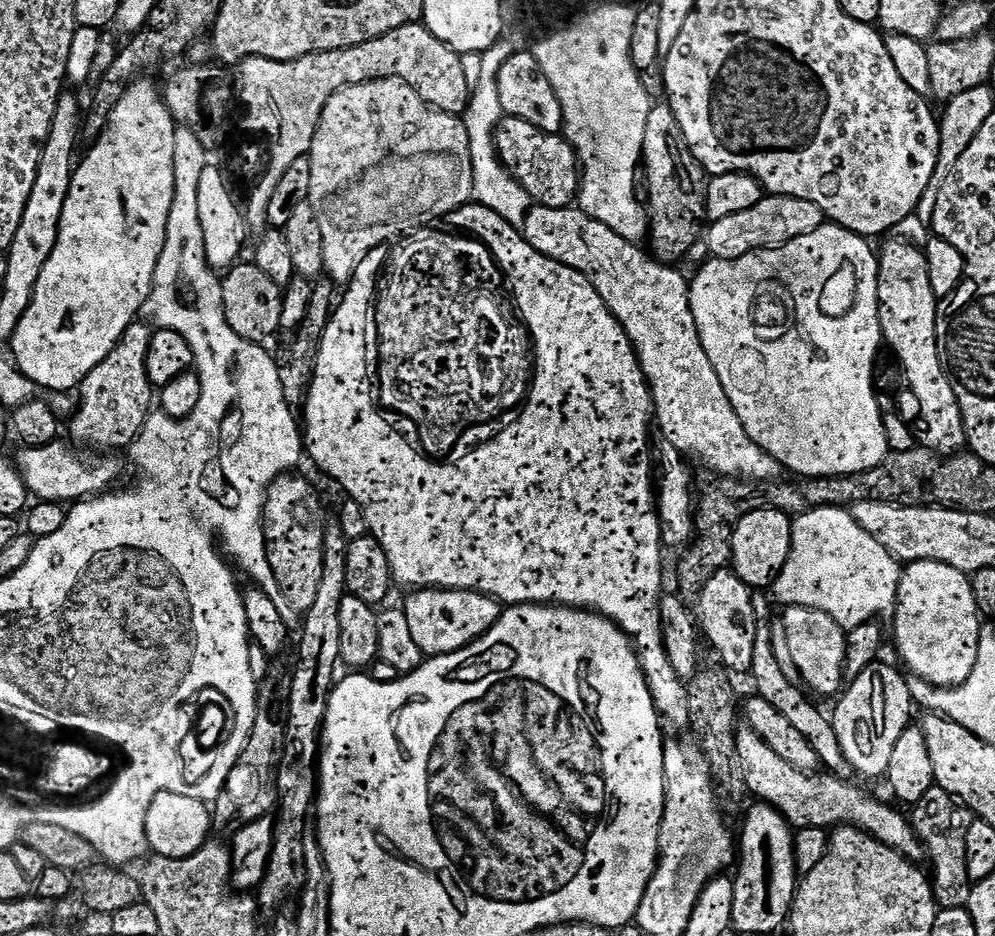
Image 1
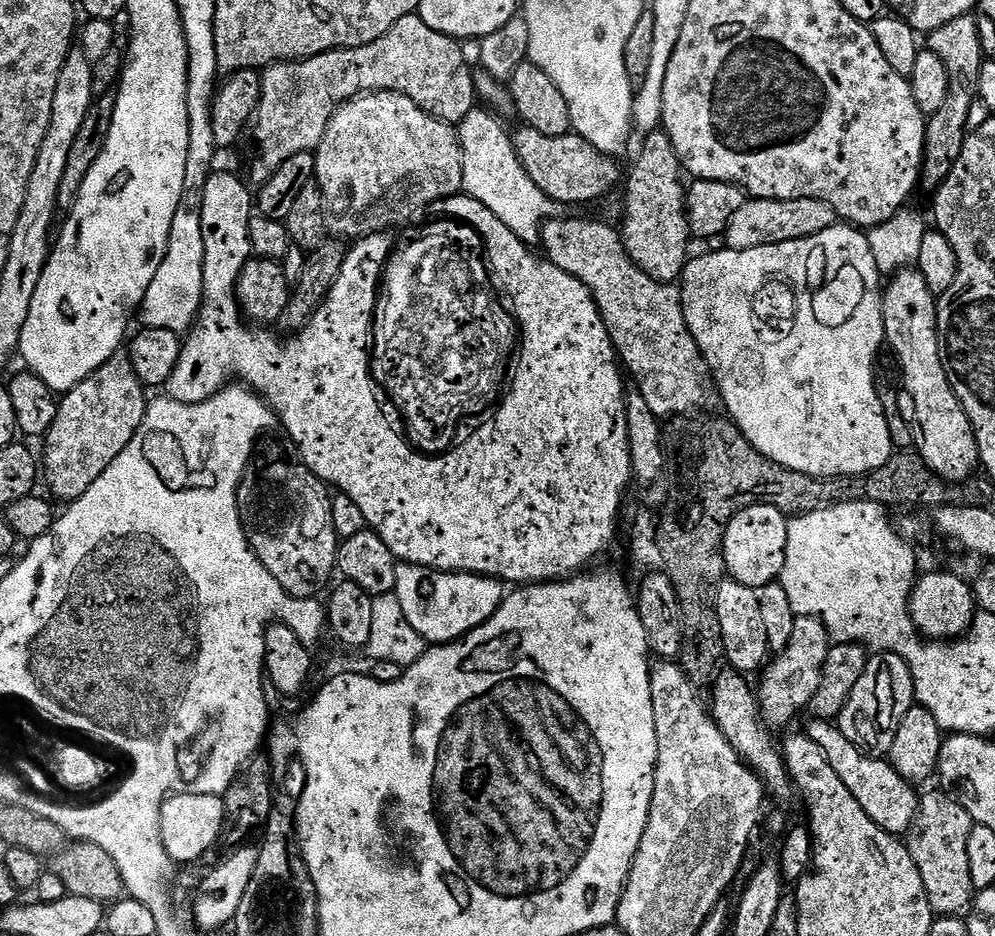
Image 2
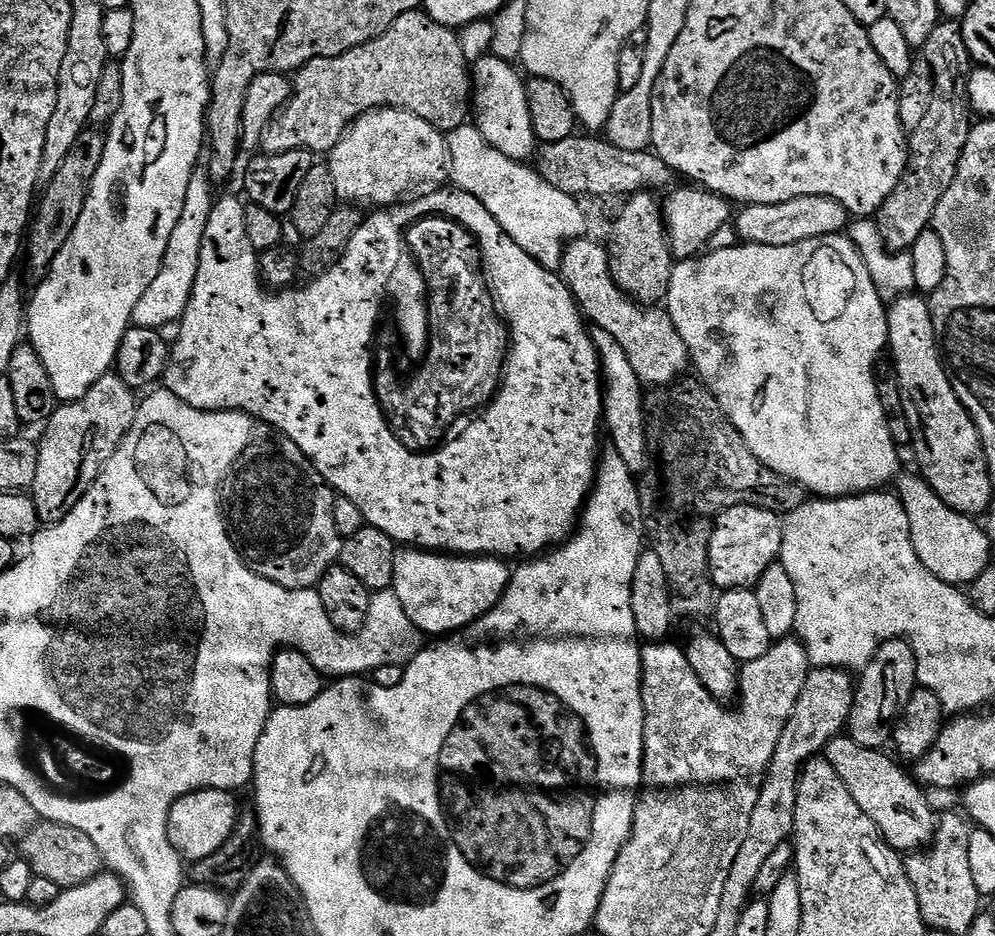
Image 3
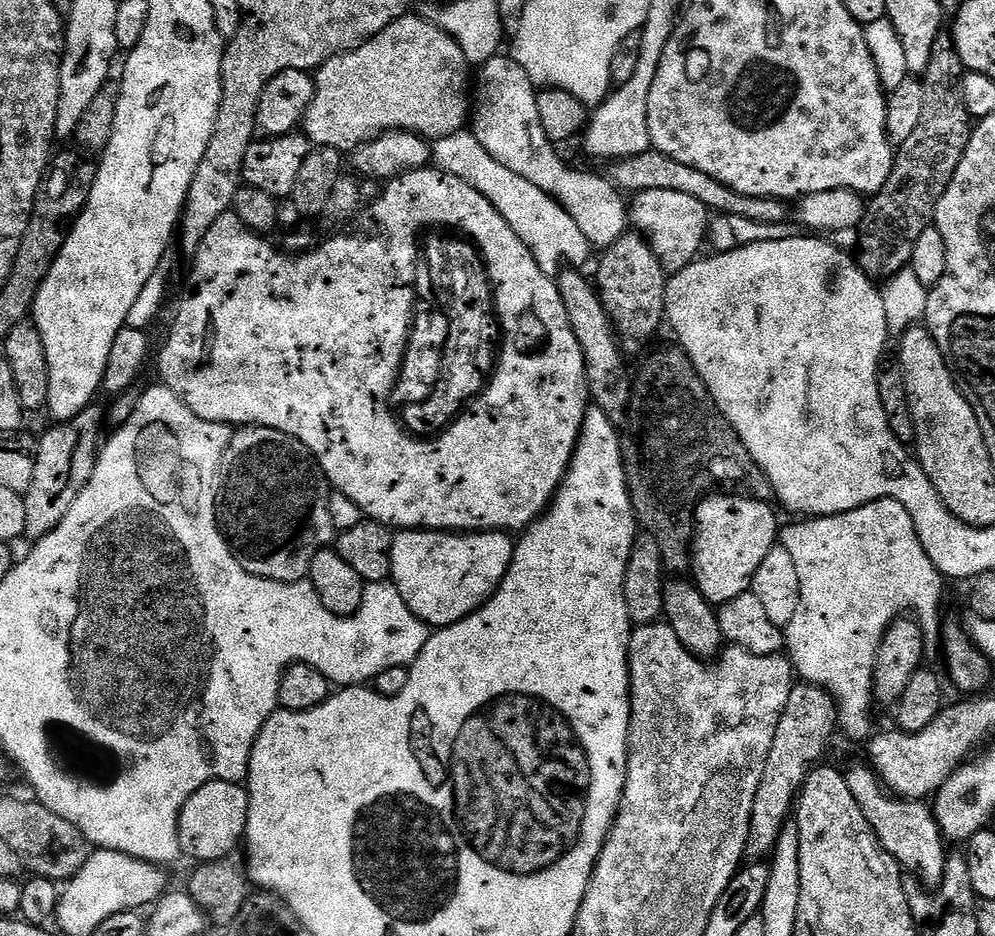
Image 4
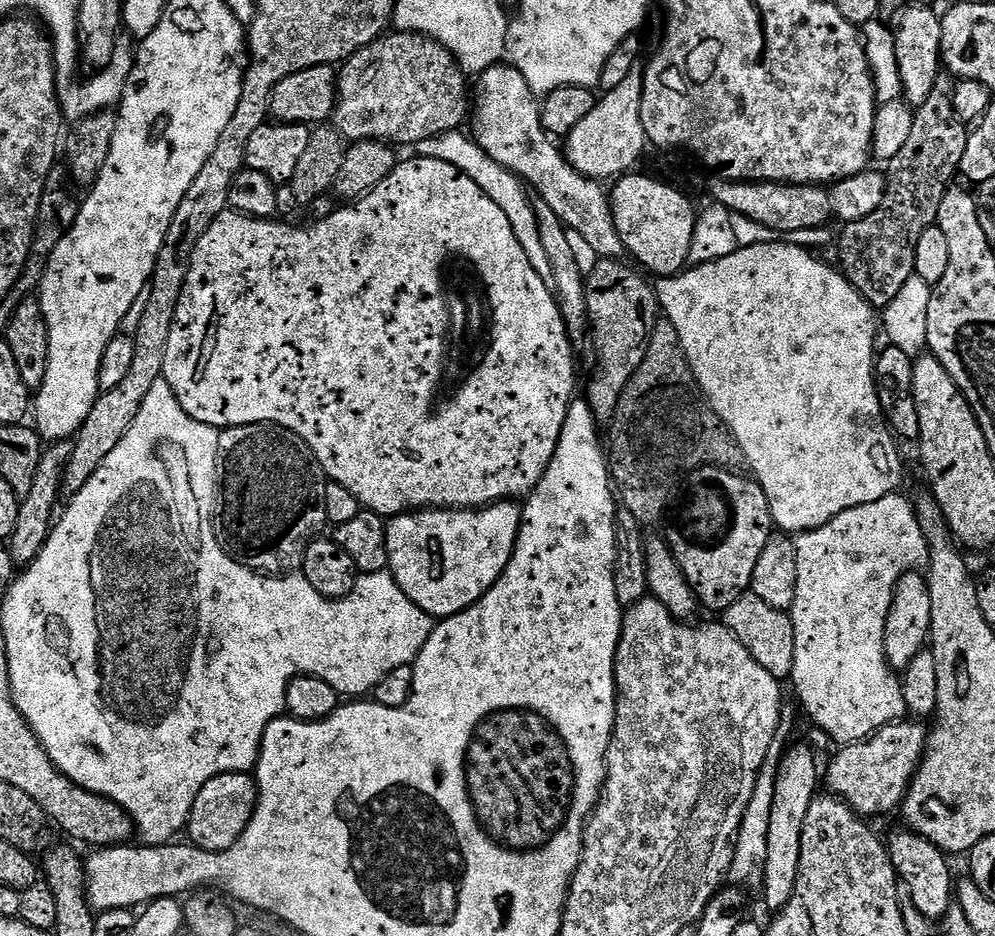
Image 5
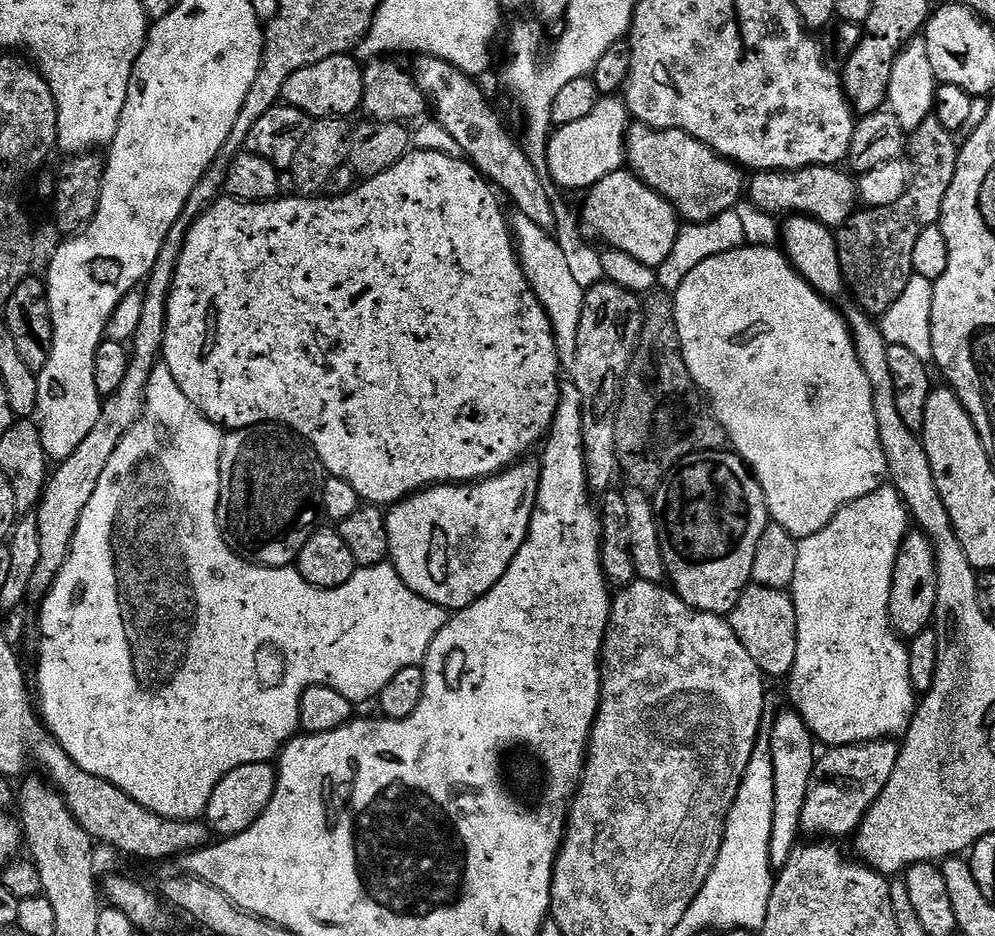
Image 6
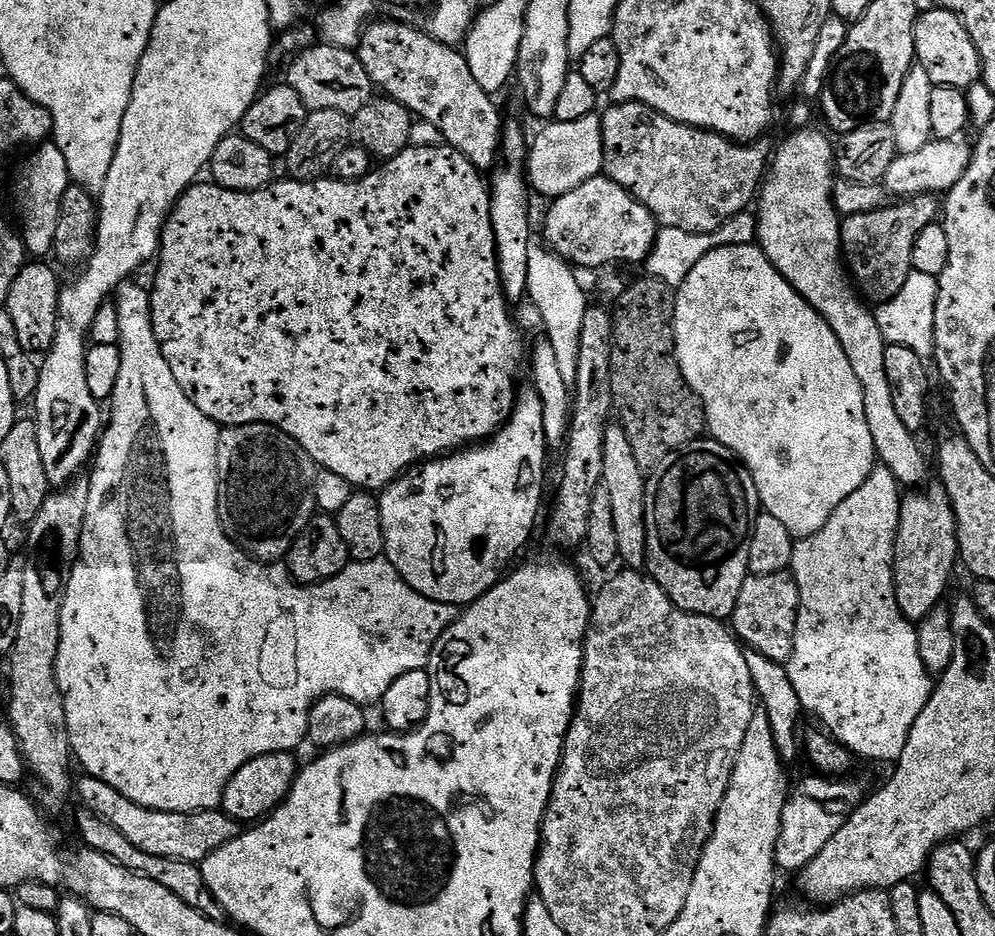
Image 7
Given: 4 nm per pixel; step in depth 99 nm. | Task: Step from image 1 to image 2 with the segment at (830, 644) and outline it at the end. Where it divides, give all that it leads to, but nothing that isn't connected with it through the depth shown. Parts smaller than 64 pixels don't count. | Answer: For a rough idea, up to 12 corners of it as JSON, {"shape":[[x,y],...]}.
{"shape":[[798,616],[759,677],[760,715],[784,728],[822,682],[830,641]]}

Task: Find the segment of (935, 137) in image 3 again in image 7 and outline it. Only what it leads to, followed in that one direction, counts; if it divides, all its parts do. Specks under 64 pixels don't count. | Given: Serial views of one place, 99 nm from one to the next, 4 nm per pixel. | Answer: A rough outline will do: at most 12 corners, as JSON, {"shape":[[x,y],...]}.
{"shape":[[925,194],[843,217],[842,259],[865,301],[906,286],[937,223]]}

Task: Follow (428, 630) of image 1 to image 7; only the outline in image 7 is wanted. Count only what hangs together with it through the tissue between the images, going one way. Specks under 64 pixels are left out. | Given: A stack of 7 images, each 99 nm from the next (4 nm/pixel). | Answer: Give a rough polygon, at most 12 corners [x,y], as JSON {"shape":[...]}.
{"shape":[[521,391],[495,436],[379,493],[384,556],[457,606],[536,528],[550,449]]}

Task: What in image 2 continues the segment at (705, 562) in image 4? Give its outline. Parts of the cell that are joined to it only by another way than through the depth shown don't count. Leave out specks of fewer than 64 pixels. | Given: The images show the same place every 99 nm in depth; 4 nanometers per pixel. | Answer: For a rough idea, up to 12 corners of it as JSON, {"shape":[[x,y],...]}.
{"shape":[[755,504],[726,526],[724,570],[742,586],[777,583],[789,517]]}

